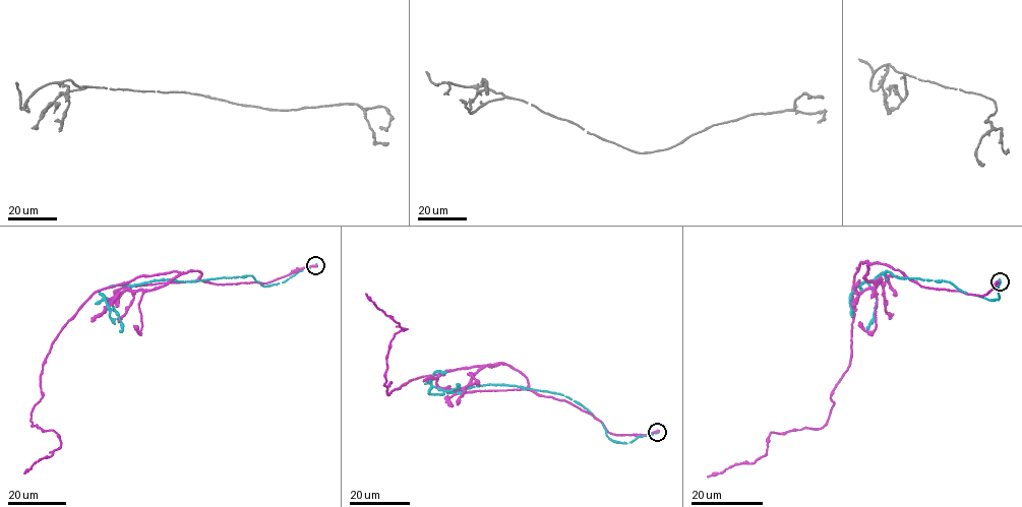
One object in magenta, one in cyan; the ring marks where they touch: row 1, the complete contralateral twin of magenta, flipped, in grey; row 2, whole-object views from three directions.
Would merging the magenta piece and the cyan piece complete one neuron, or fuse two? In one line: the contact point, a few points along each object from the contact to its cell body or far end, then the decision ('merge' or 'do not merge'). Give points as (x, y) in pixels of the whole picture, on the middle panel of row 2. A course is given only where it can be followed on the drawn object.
place (657, 432); course magenta (657, 432), (609, 433), (505, 364), (387, 395), (389, 341), (407, 329), (366, 294); course cyan (657, 432), (612, 441), (587, 408), (561, 394), (516, 386), (428, 392), (458, 383); do not merge

